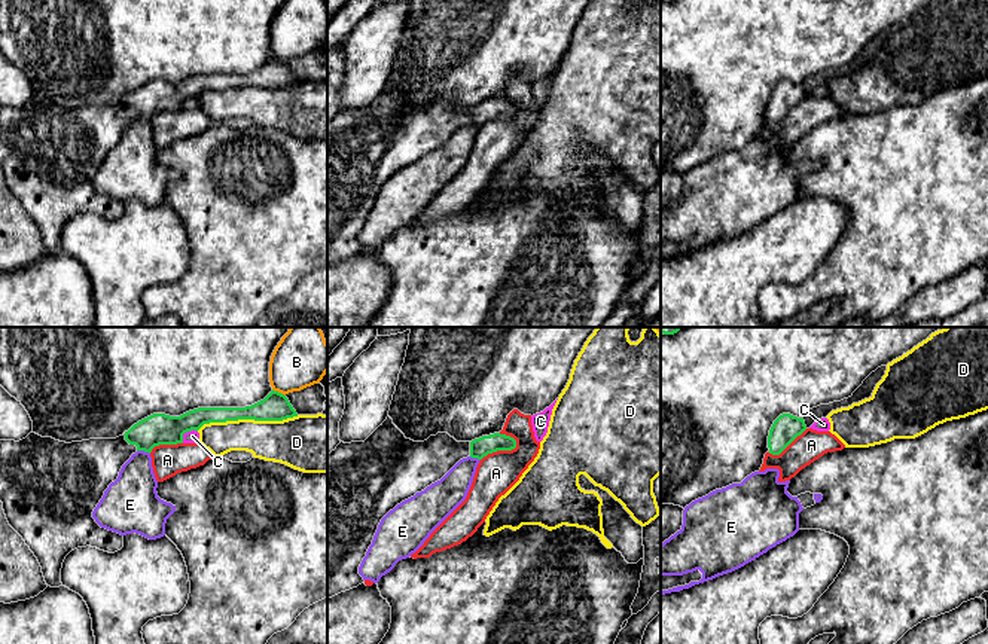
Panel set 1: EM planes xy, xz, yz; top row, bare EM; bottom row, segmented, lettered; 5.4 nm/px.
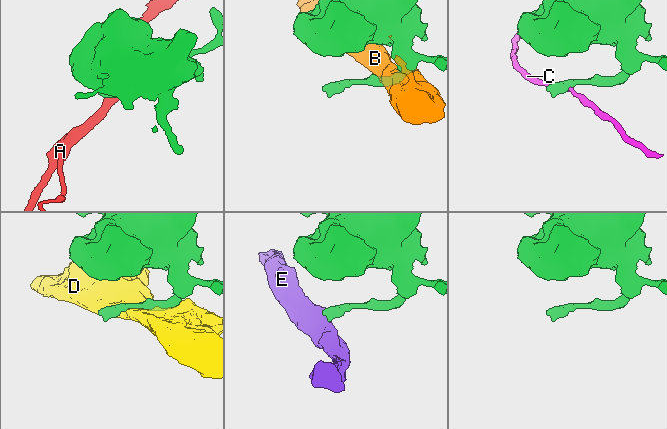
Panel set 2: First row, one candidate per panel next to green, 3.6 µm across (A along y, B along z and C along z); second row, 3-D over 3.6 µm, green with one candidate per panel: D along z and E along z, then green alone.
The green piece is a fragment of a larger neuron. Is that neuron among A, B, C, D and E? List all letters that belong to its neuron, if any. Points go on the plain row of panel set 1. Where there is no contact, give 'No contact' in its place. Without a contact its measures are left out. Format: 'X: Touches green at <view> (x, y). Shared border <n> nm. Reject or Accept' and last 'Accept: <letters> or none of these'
A: Touches green at xz (500, 116). Shared border 220 nm. Reject
B: Touches green at xy (277, 58). Shared border 80 nm. Reject
C: Touches green at xy (186, 98). Shared border 110 nm. Reject
D: Touches green at xy (247, 85). Shared border 550 nm. Reject
E: Touches green at xy (143, 116). Shared border 80 nm. Reject
Accept: none of these

